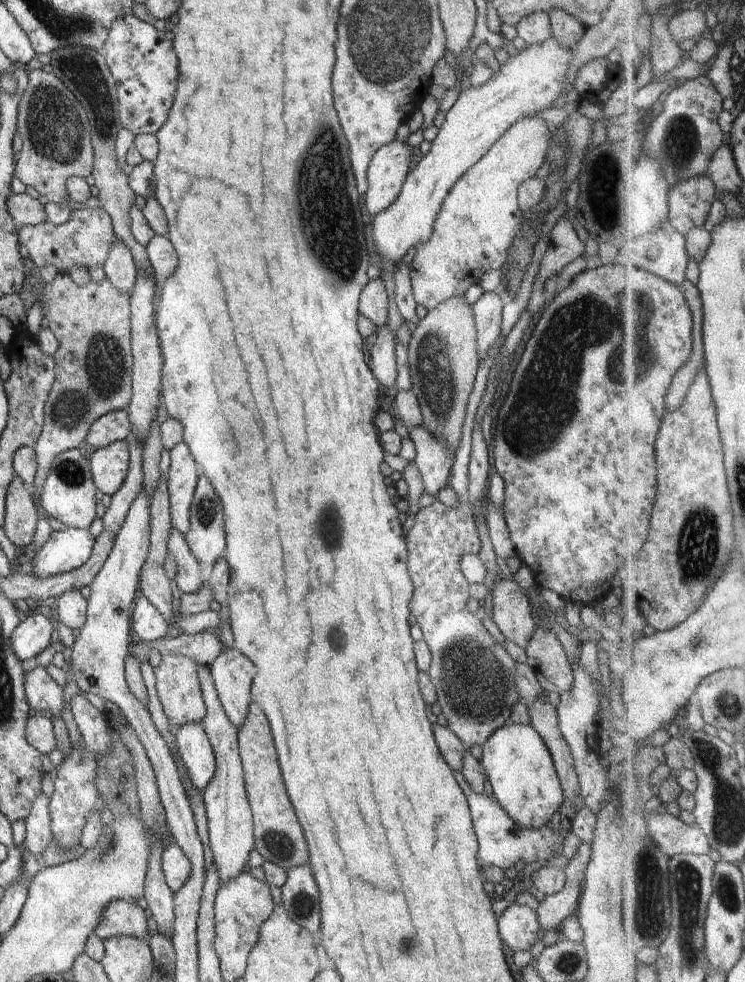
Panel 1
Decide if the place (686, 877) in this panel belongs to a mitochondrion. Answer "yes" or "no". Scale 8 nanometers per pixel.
yes

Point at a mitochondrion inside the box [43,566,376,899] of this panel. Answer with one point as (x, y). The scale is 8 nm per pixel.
(279, 845)

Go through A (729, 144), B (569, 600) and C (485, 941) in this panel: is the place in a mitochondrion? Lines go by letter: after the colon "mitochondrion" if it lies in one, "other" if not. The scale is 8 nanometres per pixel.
A: other
B: other
C: other

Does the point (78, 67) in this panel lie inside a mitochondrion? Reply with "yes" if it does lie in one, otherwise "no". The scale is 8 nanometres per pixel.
yes

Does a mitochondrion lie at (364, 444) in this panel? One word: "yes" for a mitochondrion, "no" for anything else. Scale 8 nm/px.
no

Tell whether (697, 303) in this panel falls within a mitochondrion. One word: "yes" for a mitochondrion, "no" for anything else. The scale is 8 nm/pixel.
no

